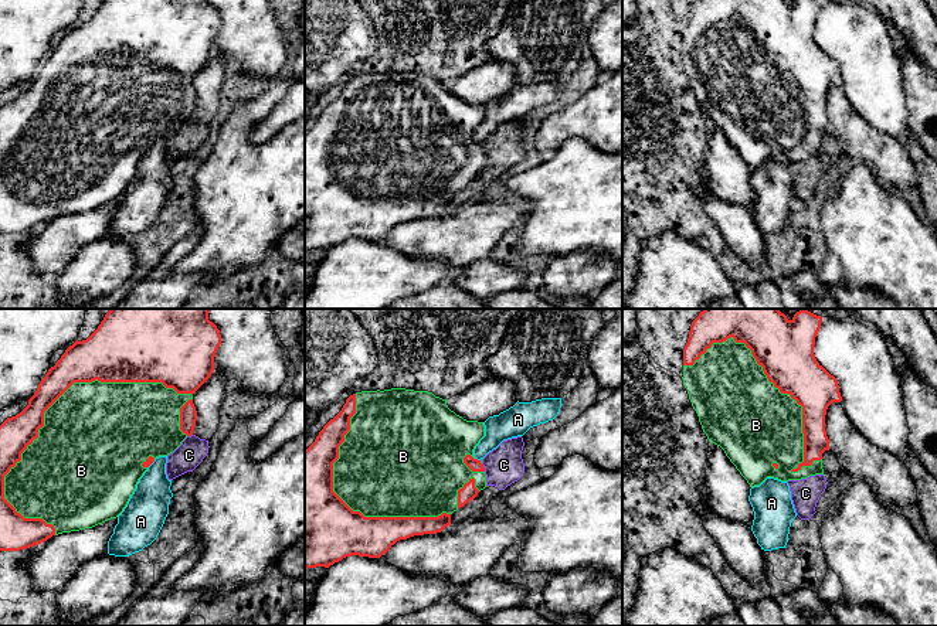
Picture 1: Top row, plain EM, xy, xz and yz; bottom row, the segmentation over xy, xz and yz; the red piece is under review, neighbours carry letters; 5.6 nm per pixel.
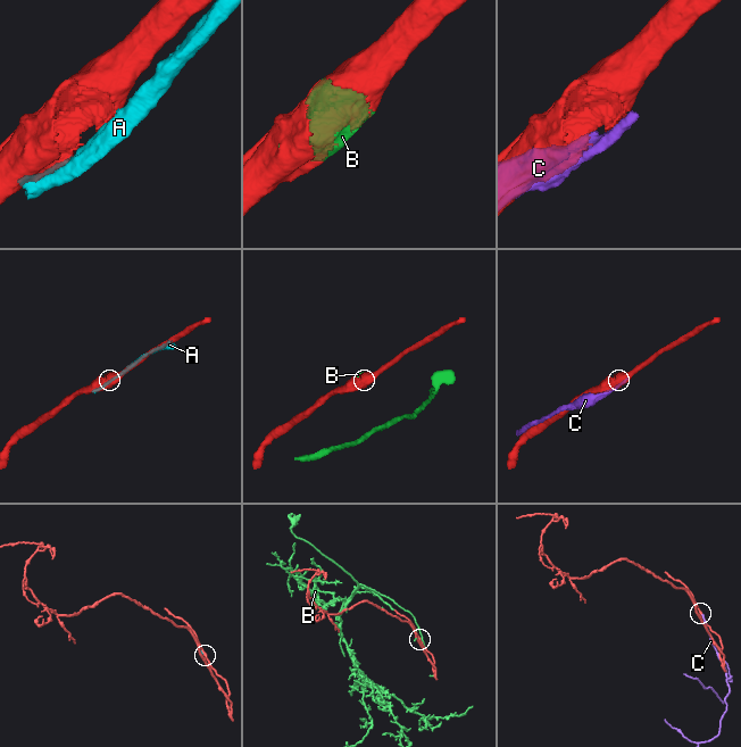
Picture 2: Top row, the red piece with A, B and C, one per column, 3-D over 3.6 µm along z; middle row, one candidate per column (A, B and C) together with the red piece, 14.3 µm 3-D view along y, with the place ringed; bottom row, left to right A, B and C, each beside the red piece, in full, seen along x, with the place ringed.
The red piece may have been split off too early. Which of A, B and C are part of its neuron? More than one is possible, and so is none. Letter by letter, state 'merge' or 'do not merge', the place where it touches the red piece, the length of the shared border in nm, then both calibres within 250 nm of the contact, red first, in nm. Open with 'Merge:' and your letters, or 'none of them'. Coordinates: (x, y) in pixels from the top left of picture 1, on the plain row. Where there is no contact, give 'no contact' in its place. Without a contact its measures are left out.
Merge: B
A: do not merge; contact xz (477, 142); length 40 nm; calibres 70 and 160 nm
B: merge; contact xy (75, 64); length 1200 nm; calibres 320 and 460 nm
C: do not merge; contact xz (484, 150); length 50 nm; calibres 70 and 220 nm

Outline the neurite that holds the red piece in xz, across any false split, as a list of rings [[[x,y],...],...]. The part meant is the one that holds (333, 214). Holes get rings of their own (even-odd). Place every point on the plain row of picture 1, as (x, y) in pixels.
[[[391,71],[384,74],[361,74],[350,78],[342,93],[323,109],[315,125],[305,133],[305,252],[316,249],[329,251],[335,245],[352,238],[380,241],[400,222],[437,217],[451,208],[451,197],[473,183],[486,170],[482,142],[473,140],[473,132],[483,119],[483,105],[464,102],[448,91],[447,82],[435,79],[428,74]]]

